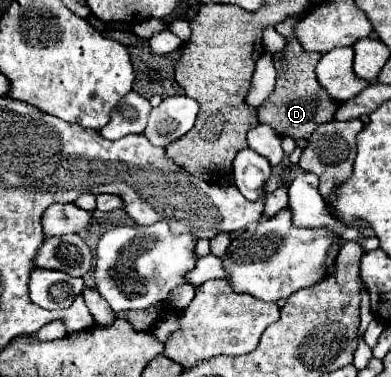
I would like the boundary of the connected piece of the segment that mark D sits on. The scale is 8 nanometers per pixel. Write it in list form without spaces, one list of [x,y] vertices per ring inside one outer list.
[[[288,29],[284,37],[286,37],[286,47],[274,53],[274,65],[278,71],[276,89],[258,107],[258,121],[274,127],[280,137],[288,135],[292,139],[308,139],[318,125],[334,119],[334,111],[338,109],[338,103],[324,91],[324,87],[316,79],[314,69],[322,55],[304,51],[292,29]]]

